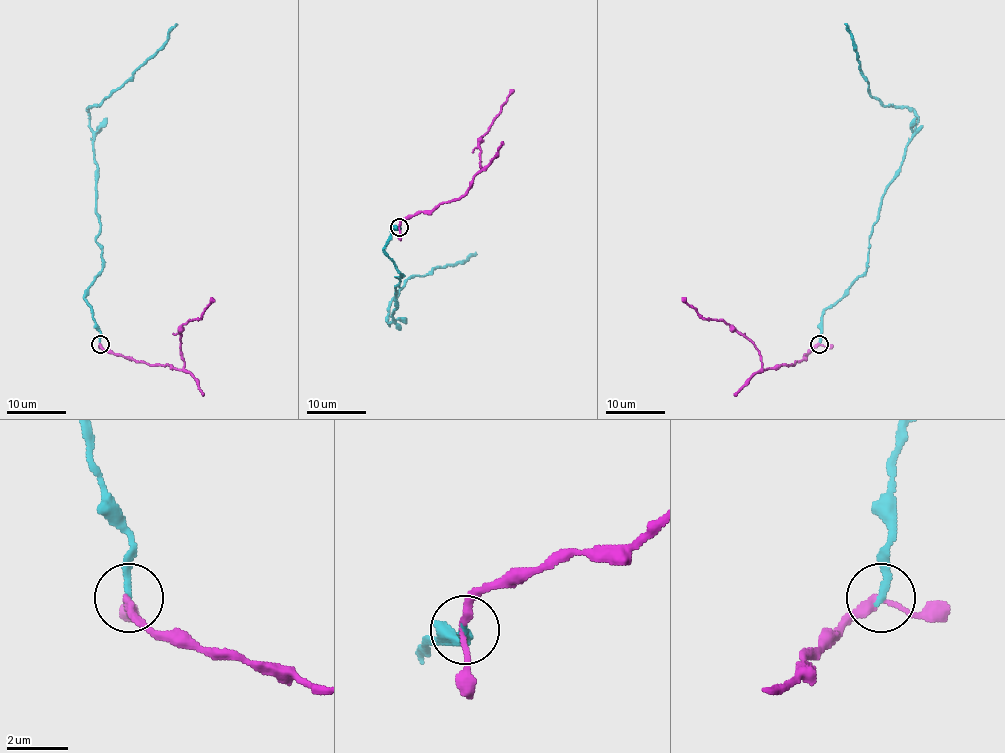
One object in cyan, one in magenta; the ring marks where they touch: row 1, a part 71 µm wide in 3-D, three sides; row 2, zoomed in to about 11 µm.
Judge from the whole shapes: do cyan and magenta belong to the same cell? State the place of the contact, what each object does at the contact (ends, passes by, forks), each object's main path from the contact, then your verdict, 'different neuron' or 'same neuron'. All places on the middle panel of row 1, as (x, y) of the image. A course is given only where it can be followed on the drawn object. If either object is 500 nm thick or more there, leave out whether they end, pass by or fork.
(399, 227) | cyan ends | magenta passes by | cyan via (400, 226), (383, 248), (401, 274), (389, 324), (389, 302), (409, 278), (461, 263), (475, 251) | magenta via (400, 226), (406, 217), (431, 211), (465, 194), (483, 168), (478, 140), (511, 90) | same neuron

